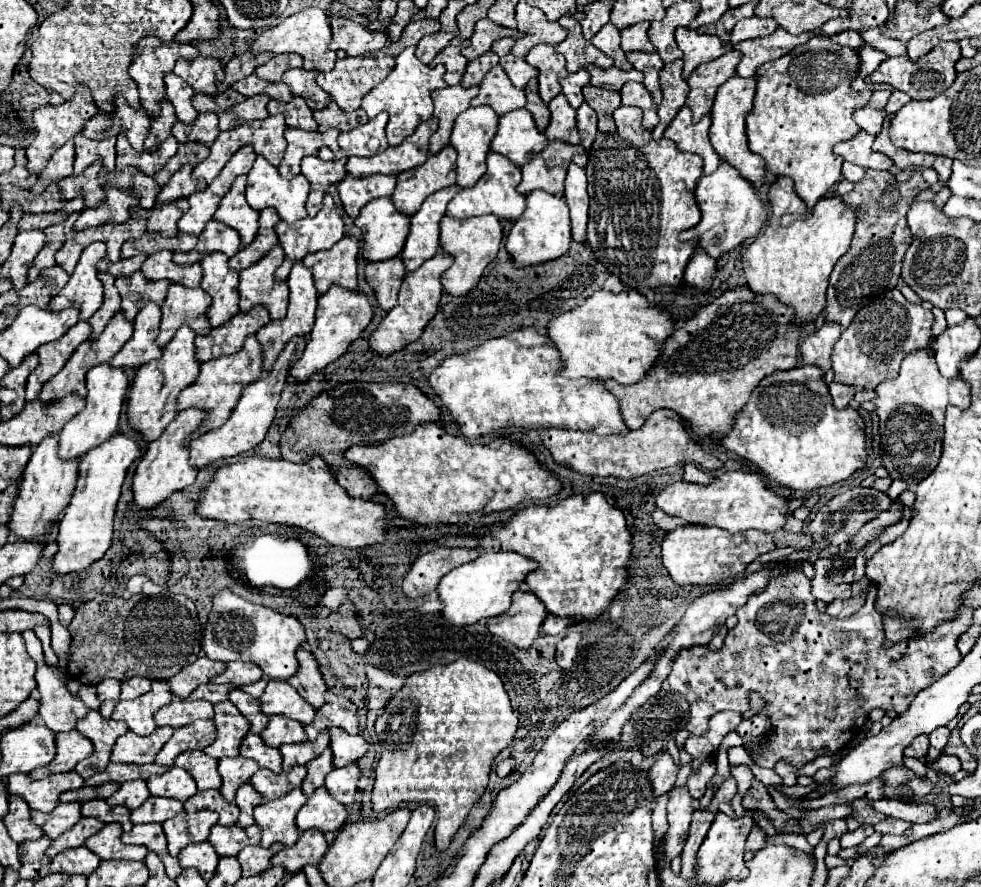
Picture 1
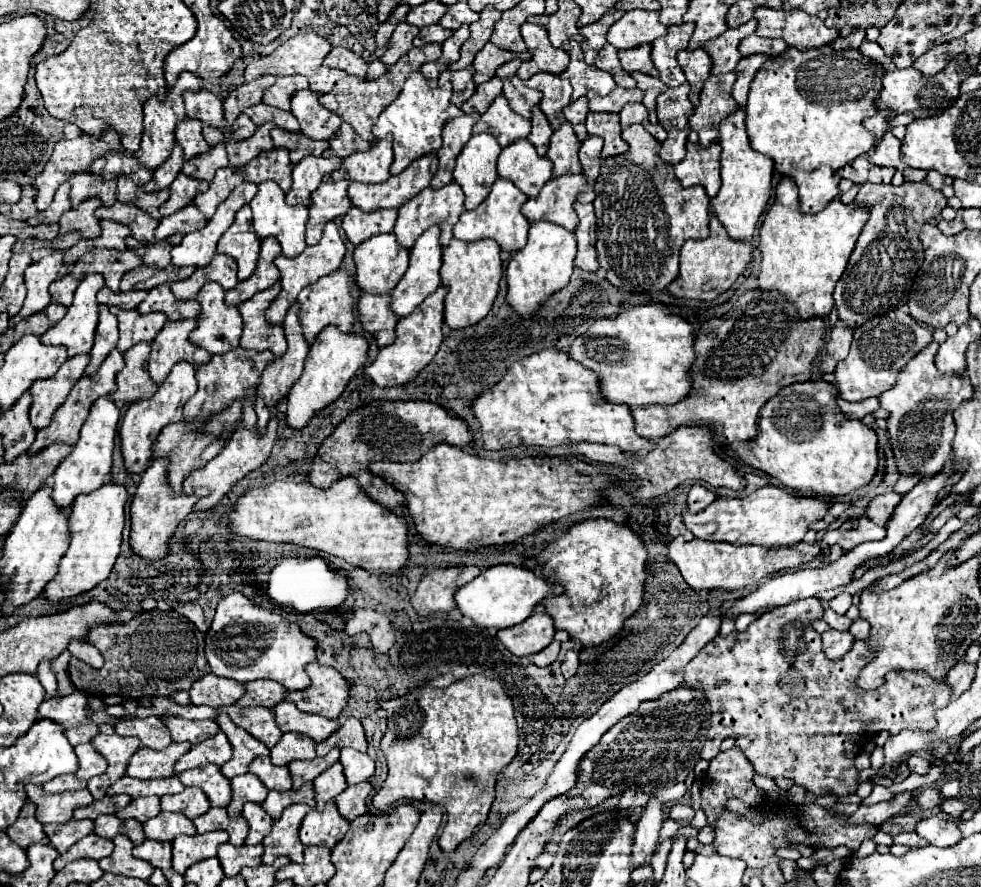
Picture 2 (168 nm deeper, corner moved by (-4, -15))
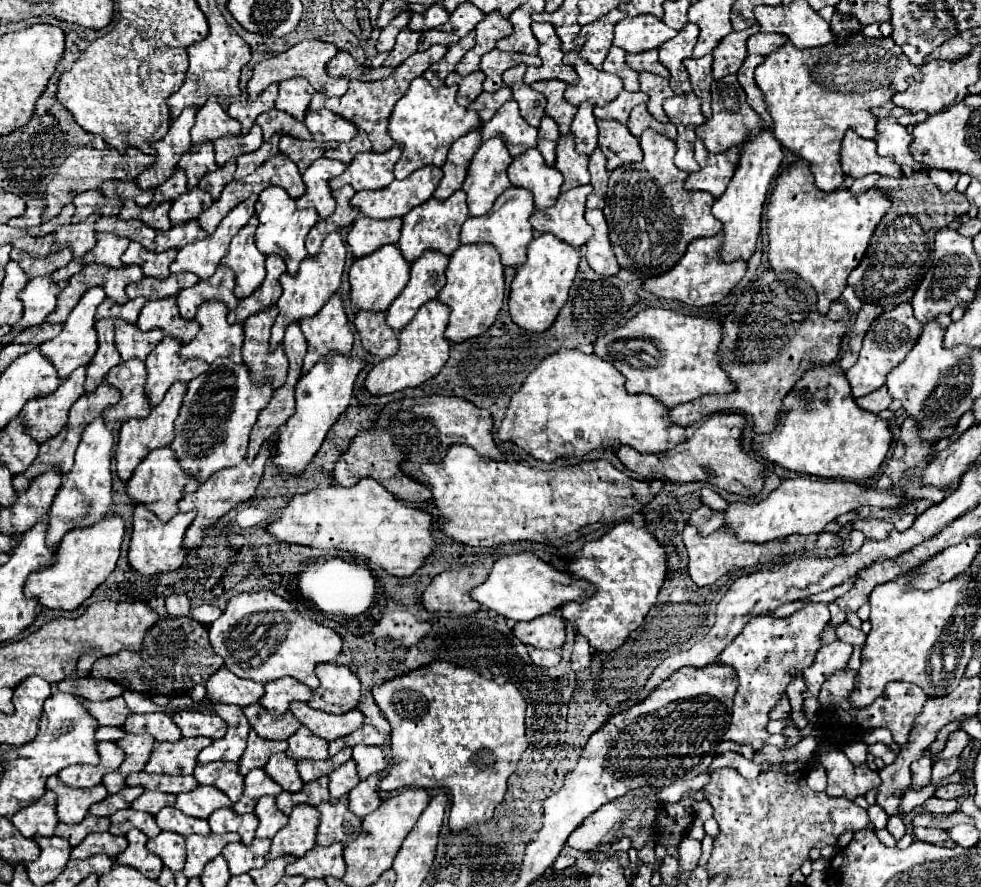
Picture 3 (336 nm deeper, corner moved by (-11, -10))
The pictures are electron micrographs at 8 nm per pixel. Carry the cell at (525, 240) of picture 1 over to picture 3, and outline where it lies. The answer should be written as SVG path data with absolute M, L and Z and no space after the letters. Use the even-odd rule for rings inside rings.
M541 234L529 244L527 262L517 270L509 292L509 314L515 324L531 332L545 332L567 302L567 292L573 284L579 264L579 250L557 240L551 234Z

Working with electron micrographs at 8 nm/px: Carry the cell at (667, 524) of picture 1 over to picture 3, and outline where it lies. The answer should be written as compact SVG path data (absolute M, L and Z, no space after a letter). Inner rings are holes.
M701 506L697 512L691 514L691 524L697 526L703 534L711 534L713 530L717 530L725 524L725 516L723 516L723 512L711 510L709 506Z

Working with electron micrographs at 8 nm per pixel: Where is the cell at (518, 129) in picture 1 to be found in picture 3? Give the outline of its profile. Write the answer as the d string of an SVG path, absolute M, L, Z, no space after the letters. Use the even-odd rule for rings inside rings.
M527 150L525 154L517 156L509 170L511 186L527 188L535 198L535 210L547 210L553 206L559 196L559 188L563 184L563 176L559 170L549 168L539 154L539 150Z

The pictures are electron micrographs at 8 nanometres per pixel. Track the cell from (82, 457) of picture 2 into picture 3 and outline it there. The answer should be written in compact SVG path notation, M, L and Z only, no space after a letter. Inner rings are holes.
M95 418L85 428L83 438L75 452L75 464L73 464L71 472L63 476L63 484L61 484L61 488L53 500L53 506L49 510L49 546L59 546L61 538L69 530L75 530L77 526L93 526L93 522L101 522L101 518L105 518L105 514L109 514L109 510L111 510L111 448L113 448L113 444L115 444L113 434L107 428L107 424L103 422L103 418Z

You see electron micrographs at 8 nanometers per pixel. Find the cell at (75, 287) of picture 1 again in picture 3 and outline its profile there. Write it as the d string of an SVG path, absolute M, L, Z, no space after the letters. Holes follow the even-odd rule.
M91 288L89 292L83 294L83 298L79 300L79 304L73 308L73 312L69 314L69 318L63 324L63 330L57 338L43 342L39 346L41 354L45 354L45 358L49 358L49 362L53 362L57 376L61 378L61 382L65 382L69 378L69 374L79 368L79 366L87 366L91 362L91 358L97 352L97 334L95 334L95 310L97 306L105 300L105 292L103 288Z

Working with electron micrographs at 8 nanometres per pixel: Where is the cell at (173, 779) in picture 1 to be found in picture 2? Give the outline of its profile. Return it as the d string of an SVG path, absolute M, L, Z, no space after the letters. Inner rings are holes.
M186 787L178 795L166 795L160 799L162 811L178 811L188 819L196 819L210 809L208 797L198 787Z

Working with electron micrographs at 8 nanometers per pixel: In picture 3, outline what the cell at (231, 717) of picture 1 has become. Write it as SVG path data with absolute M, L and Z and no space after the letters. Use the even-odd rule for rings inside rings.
M255 730L249 732L249 742L247 742L247 750L243 752L241 760L239 760L239 772L243 776L247 776L253 768L263 768L269 758L277 752L285 752L287 750L287 742L275 742L275 740L265 740L261 736L257 736Z

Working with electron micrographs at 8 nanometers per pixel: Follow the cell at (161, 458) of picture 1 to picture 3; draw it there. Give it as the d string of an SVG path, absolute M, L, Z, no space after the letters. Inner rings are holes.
M137 506L133 514L133 532L131 532L131 542L129 542L129 566L137 570L143 576L153 576L153 574L165 574L177 570L183 560L185 560L185 550L181 548L185 530L193 522L193 512L187 514L177 514L169 522L161 522L153 512L149 512L145 506Z

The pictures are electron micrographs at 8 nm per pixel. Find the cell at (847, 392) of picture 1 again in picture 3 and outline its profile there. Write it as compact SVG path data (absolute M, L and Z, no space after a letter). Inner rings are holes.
M883 386L883 388L867 394L867 396L857 398L857 404L859 404L863 410L869 410L869 412L881 412L881 410L885 410L885 408L891 404L891 400L893 400L893 398L887 394L887 388Z

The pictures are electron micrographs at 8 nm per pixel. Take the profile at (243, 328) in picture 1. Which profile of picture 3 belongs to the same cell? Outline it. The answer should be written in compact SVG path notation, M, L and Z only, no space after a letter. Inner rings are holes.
M217 358L205 374L197 376L195 380L187 384L187 392L175 422L175 438L171 442L173 452L177 454L177 460L181 462L181 470L185 470L185 474L193 474L193 478L201 484L209 476L213 476L213 472L217 470L239 466L247 452L251 428L257 422L259 412L269 404L271 396L273 396L271 386L255 384L245 364L233 364L229 358Z

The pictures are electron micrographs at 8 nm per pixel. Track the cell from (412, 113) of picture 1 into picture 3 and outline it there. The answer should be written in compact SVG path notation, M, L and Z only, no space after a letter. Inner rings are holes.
M423 76L415 78L407 90L407 94L395 104L393 114L389 118L389 134L391 138L403 146L401 160L395 164L395 178L403 180L411 172L423 166L443 166L447 160L447 152L451 144L473 132L481 130L481 118L473 110L465 110L455 102L457 86L433 88Z

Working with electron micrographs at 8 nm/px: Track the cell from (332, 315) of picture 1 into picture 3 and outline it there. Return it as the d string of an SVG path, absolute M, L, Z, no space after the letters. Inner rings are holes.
M329 354L325 360L315 364L313 370L301 376L301 380L297 382L297 392L295 392L295 398L297 398L295 414L281 428L279 440L277 440L277 452L273 456L273 464L279 470L291 476L301 476L305 472L307 464L319 452L329 428L347 410L349 400L353 396L353 382L363 366L365 364L361 360L355 360L351 356Z

